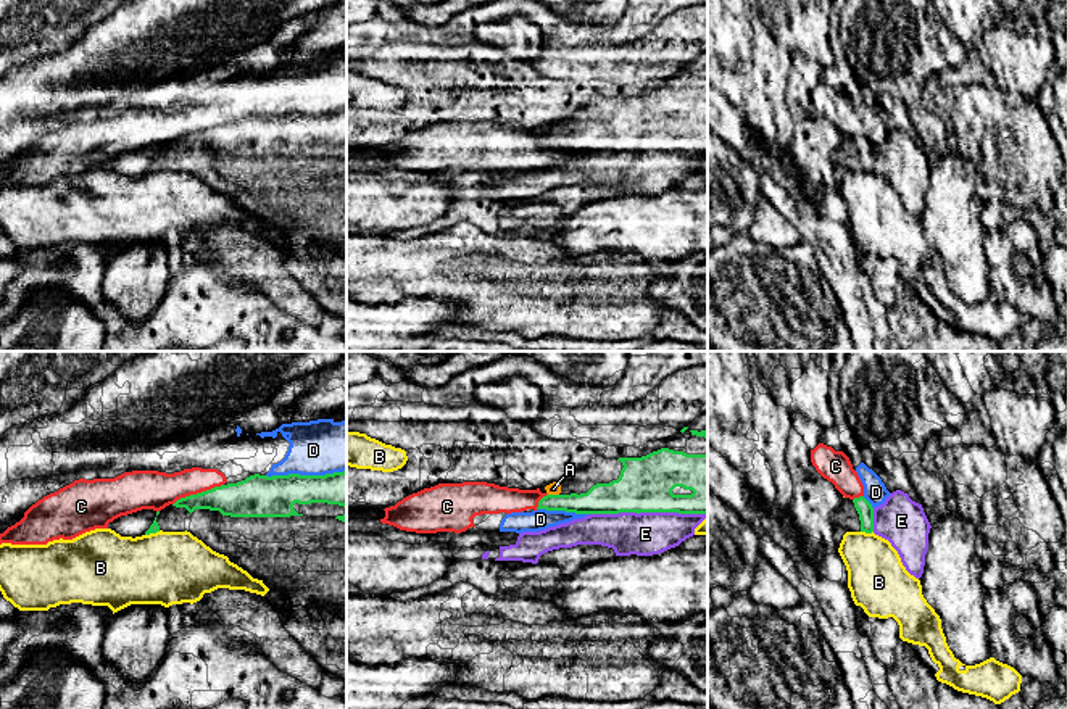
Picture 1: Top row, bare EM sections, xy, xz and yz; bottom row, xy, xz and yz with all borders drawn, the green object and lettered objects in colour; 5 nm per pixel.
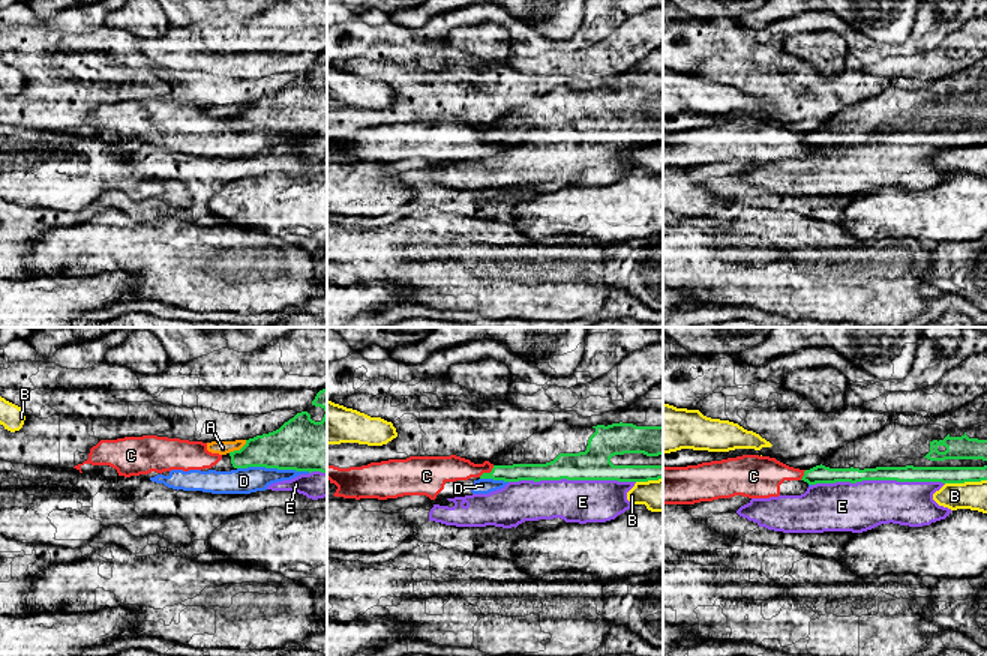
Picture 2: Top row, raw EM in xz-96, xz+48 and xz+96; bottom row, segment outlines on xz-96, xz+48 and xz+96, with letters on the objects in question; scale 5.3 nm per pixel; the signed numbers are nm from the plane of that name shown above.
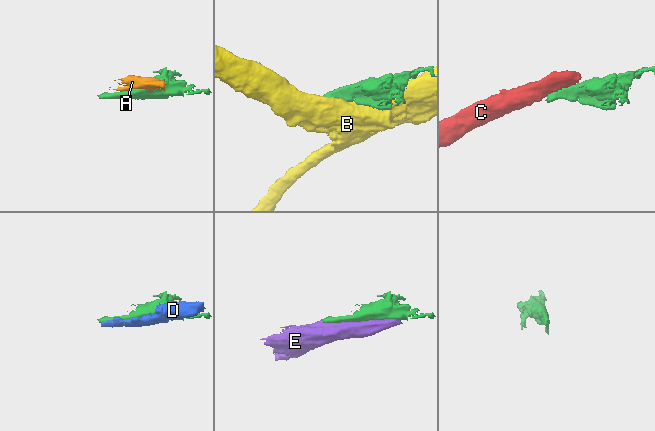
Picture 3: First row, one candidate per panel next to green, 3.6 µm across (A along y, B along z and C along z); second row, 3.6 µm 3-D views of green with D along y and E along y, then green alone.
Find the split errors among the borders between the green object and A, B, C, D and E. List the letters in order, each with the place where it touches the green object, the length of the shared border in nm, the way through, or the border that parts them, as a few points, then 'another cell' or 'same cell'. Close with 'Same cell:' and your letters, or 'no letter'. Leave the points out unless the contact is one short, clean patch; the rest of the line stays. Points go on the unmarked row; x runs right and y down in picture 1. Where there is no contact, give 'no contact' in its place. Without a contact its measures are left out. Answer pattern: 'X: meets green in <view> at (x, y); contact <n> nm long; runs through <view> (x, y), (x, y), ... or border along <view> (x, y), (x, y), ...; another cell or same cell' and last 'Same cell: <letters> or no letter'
A: meets green in xz at (553, 134); contact 60 nm long; another cell
B: meets green in yz at (867, 171); contact 60 nm long; another cell
C: meets green in xy at (197, 132); contact 280 nm long; another cell
D: meets green in xy at (305, 115); contact 400 nm long; another cell
E: meets green in xz at (648, 150); contact 600 nm long; same cell
Same cell: E

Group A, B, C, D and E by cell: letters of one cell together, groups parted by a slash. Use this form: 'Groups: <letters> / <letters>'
Groups: A C D / B / E

